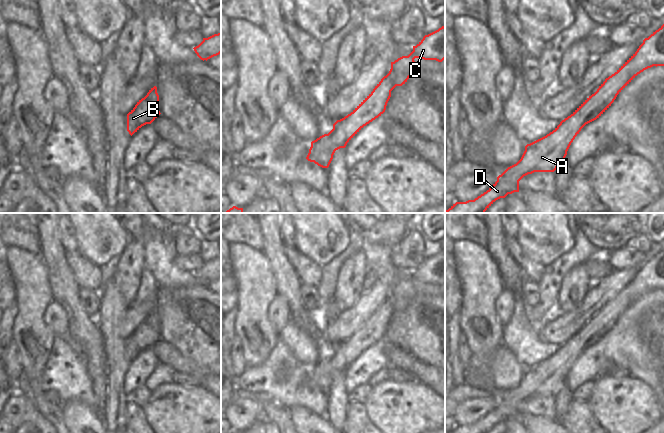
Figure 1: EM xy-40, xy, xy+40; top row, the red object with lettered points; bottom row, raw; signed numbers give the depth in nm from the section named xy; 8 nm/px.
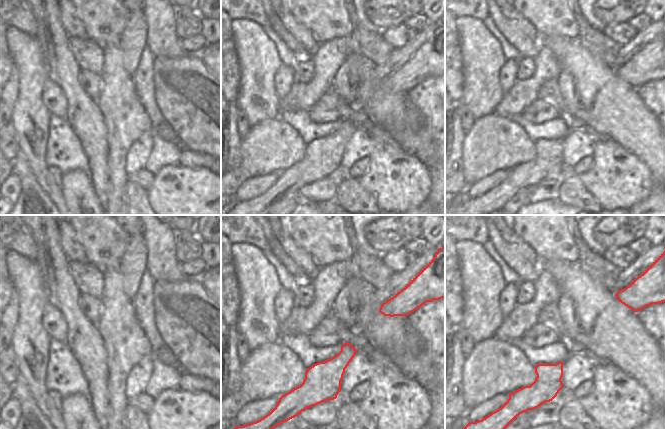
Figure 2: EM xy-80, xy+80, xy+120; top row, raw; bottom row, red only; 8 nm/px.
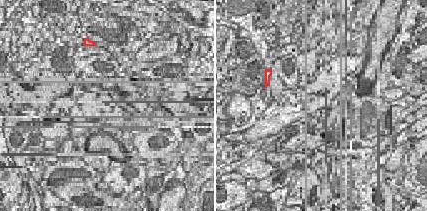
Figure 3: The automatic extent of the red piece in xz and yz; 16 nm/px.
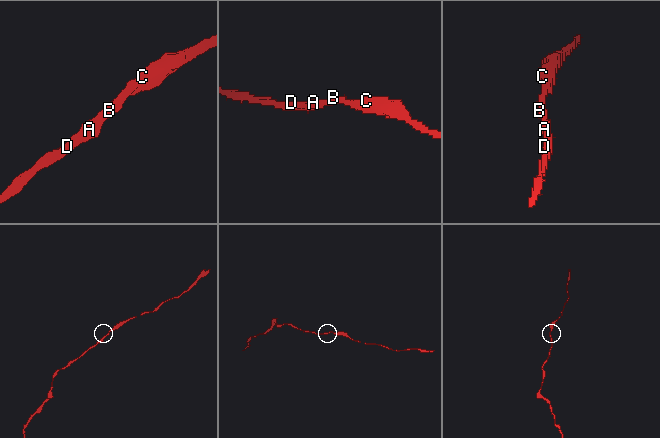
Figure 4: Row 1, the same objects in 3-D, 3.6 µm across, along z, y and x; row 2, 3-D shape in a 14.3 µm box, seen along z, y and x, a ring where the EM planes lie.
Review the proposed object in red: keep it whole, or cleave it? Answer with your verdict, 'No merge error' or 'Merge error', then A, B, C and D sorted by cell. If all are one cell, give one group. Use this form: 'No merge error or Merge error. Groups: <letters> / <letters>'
No merge error. Groups: A B C D.

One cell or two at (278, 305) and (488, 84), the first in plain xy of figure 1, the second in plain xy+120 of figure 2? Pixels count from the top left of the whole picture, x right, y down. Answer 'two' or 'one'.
two

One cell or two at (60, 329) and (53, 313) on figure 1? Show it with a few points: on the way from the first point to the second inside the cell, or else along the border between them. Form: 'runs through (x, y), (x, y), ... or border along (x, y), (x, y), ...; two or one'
runs through (58, 325), (55, 317); one

